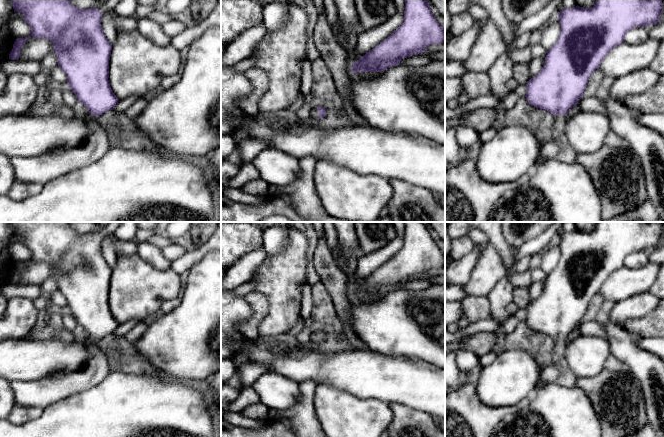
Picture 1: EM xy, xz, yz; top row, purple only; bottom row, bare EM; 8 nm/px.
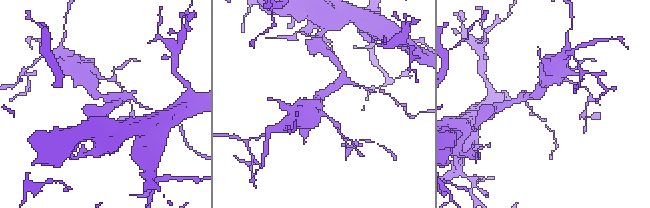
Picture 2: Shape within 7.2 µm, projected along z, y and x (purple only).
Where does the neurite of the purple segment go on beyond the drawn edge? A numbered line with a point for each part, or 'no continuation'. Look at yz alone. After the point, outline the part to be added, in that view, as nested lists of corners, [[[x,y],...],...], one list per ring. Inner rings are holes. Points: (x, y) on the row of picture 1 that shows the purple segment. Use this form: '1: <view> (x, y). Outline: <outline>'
1: yz (566, 154). Outline: [[[559,114],[555,116],[553,124],[553,139],[558,144],[558,154],[556,158],[564,163],[577,161],[578,153],[568,143],[565,134],[566,116]]]

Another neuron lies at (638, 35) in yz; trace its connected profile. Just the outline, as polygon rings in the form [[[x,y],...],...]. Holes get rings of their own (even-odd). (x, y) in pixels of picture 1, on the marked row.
[[[636,27],[629,30],[624,38],[624,42],[630,45],[636,45],[644,43],[649,38],[649,30],[647,27]]]

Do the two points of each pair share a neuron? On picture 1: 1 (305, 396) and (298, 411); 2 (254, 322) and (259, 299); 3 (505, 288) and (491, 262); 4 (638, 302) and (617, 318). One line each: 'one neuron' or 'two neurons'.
1: one neuron
2: one neuron
3: two neurons
4: one neuron

